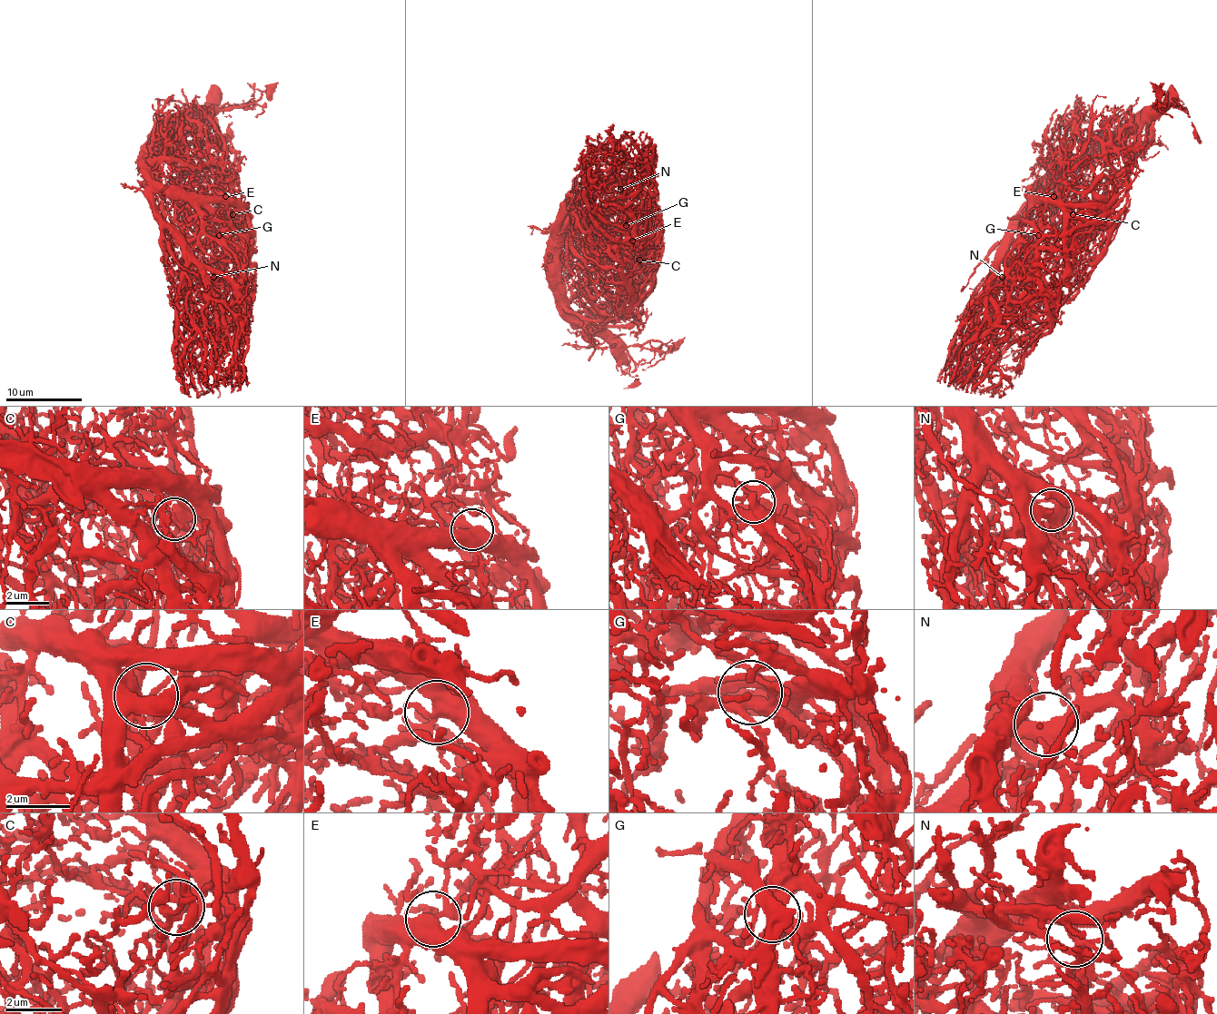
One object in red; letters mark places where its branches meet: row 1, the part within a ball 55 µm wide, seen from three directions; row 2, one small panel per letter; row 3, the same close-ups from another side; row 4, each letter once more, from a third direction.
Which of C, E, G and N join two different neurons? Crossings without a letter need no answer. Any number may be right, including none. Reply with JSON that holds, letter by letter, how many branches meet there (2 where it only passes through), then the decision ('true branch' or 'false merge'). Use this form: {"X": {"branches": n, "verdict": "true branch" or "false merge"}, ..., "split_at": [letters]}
{"C": {"branches": 8, "verdict": "true branch"}, "E": {"branches": 4, "verdict": "true branch"}, "G": {"branches": 4, "verdict": "true branch"}, "N": {"branches": 4, "verdict": "true branch"}, "split_at": []}

